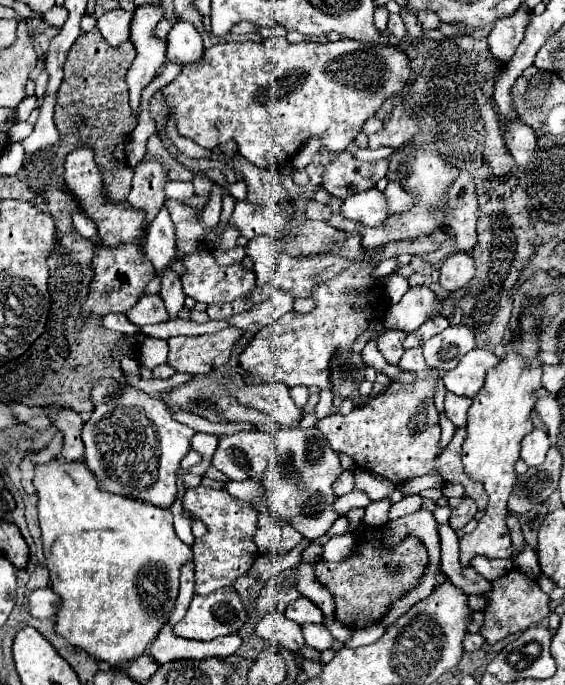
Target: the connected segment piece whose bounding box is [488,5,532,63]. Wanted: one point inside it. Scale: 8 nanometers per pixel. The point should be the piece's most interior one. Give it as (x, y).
(508, 33)

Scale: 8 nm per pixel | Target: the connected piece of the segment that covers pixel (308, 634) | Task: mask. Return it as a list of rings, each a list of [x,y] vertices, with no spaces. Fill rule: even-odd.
[[[302,625],[302,633],[304,633],[304,639],[310,647],[314,647],[318,651],[332,649],[334,637],[326,629],[326,625]]]

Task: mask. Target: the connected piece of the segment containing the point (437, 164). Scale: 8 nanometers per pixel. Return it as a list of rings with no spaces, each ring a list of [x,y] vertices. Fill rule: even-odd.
[[[418,145],[418,147],[406,147],[400,149],[392,159],[390,159],[390,169],[388,169],[388,179],[390,181],[398,181],[404,185],[404,189],[414,191],[420,199],[416,203],[416,207],[412,207],[412,211],[408,213],[400,213],[400,215],[390,215],[384,225],[376,227],[376,229],[366,229],[360,227],[362,233],[362,245],[364,249],[374,249],[378,245],[386,245],[390,241],[400,241],[406,237],[418,237],[424,233],[430,233],[436,225],[440,225],[440,217],[444,217],[444,189],[448,189],[448,185],[460,175],[458,169],[450,167],[438,153],[432,151],[430,145]]]

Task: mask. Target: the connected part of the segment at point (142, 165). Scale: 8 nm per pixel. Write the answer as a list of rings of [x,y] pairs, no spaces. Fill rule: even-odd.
[[[146,157],[134,167],[132,191],[126,197],[126,201],[136,209],[144,209],[152,221],[164,205],[166,183],[168,183],[168,167],[156,157]]]

